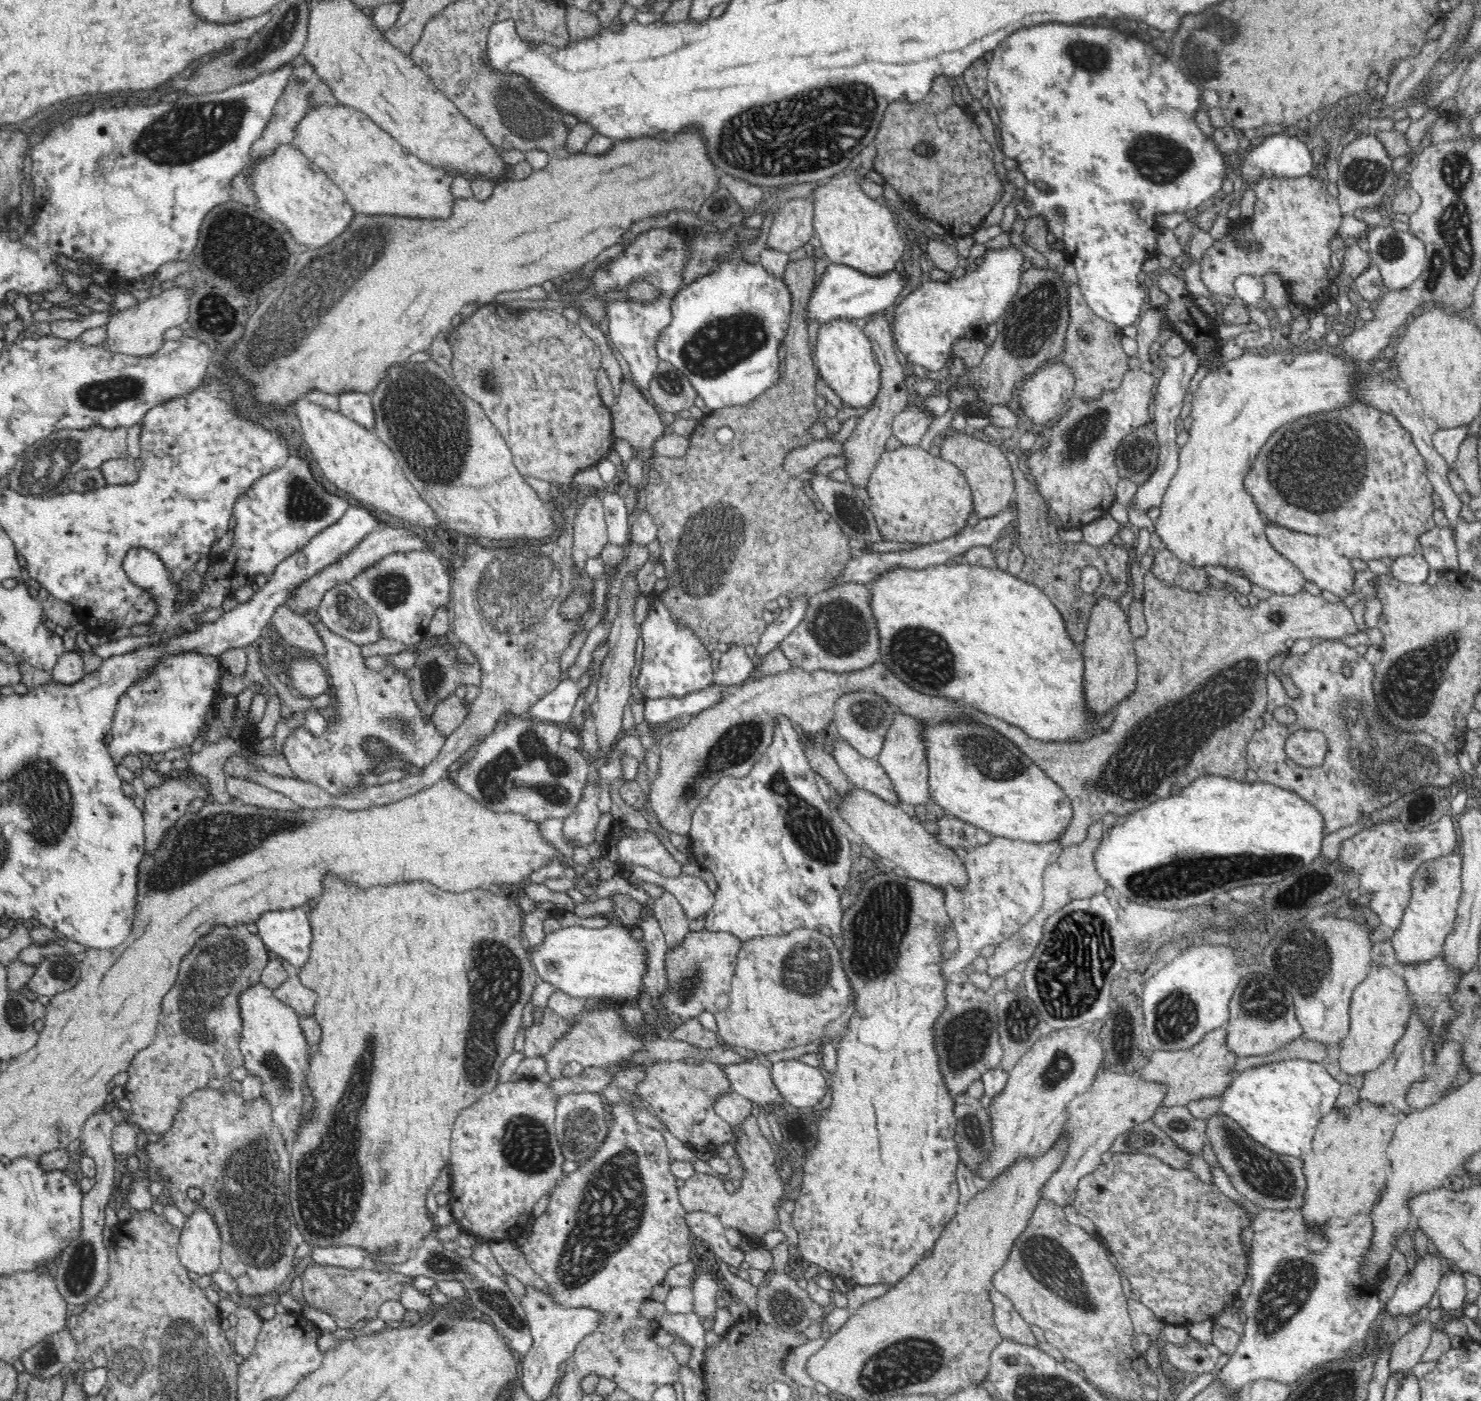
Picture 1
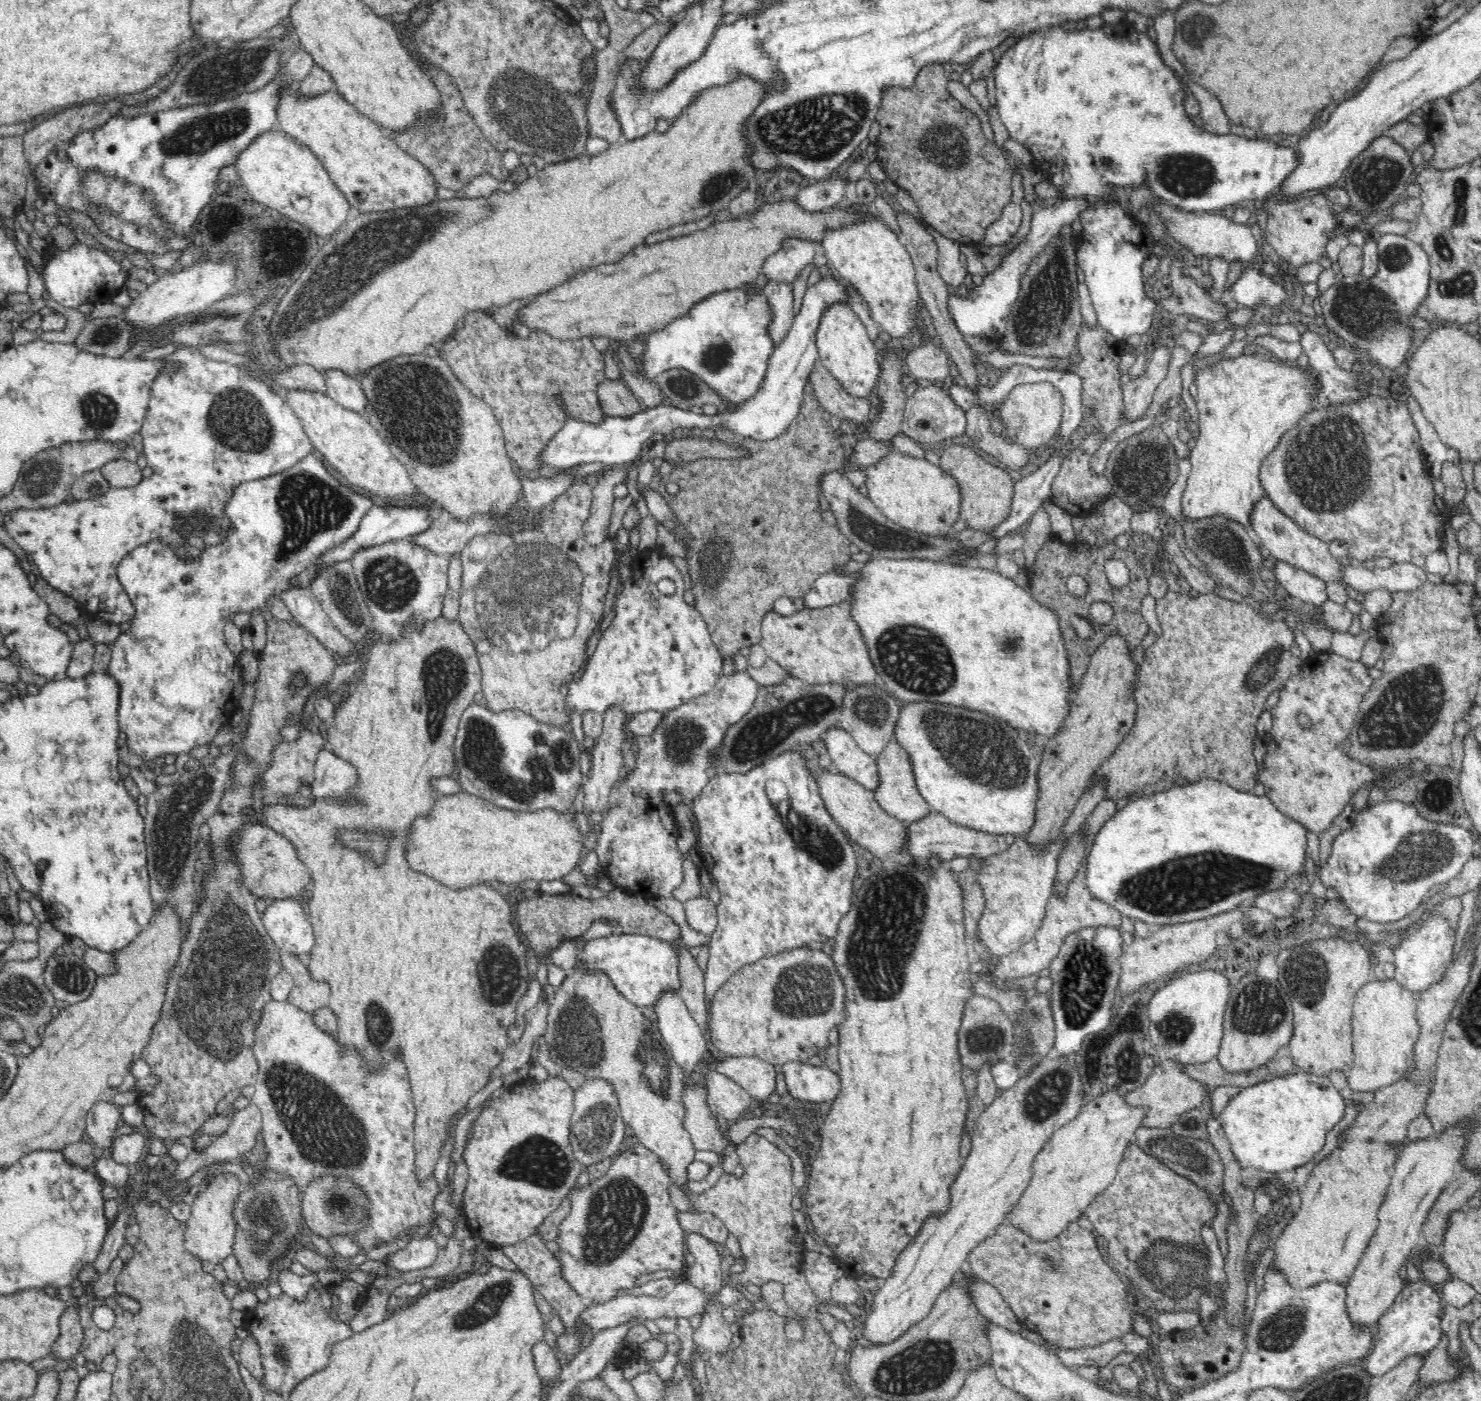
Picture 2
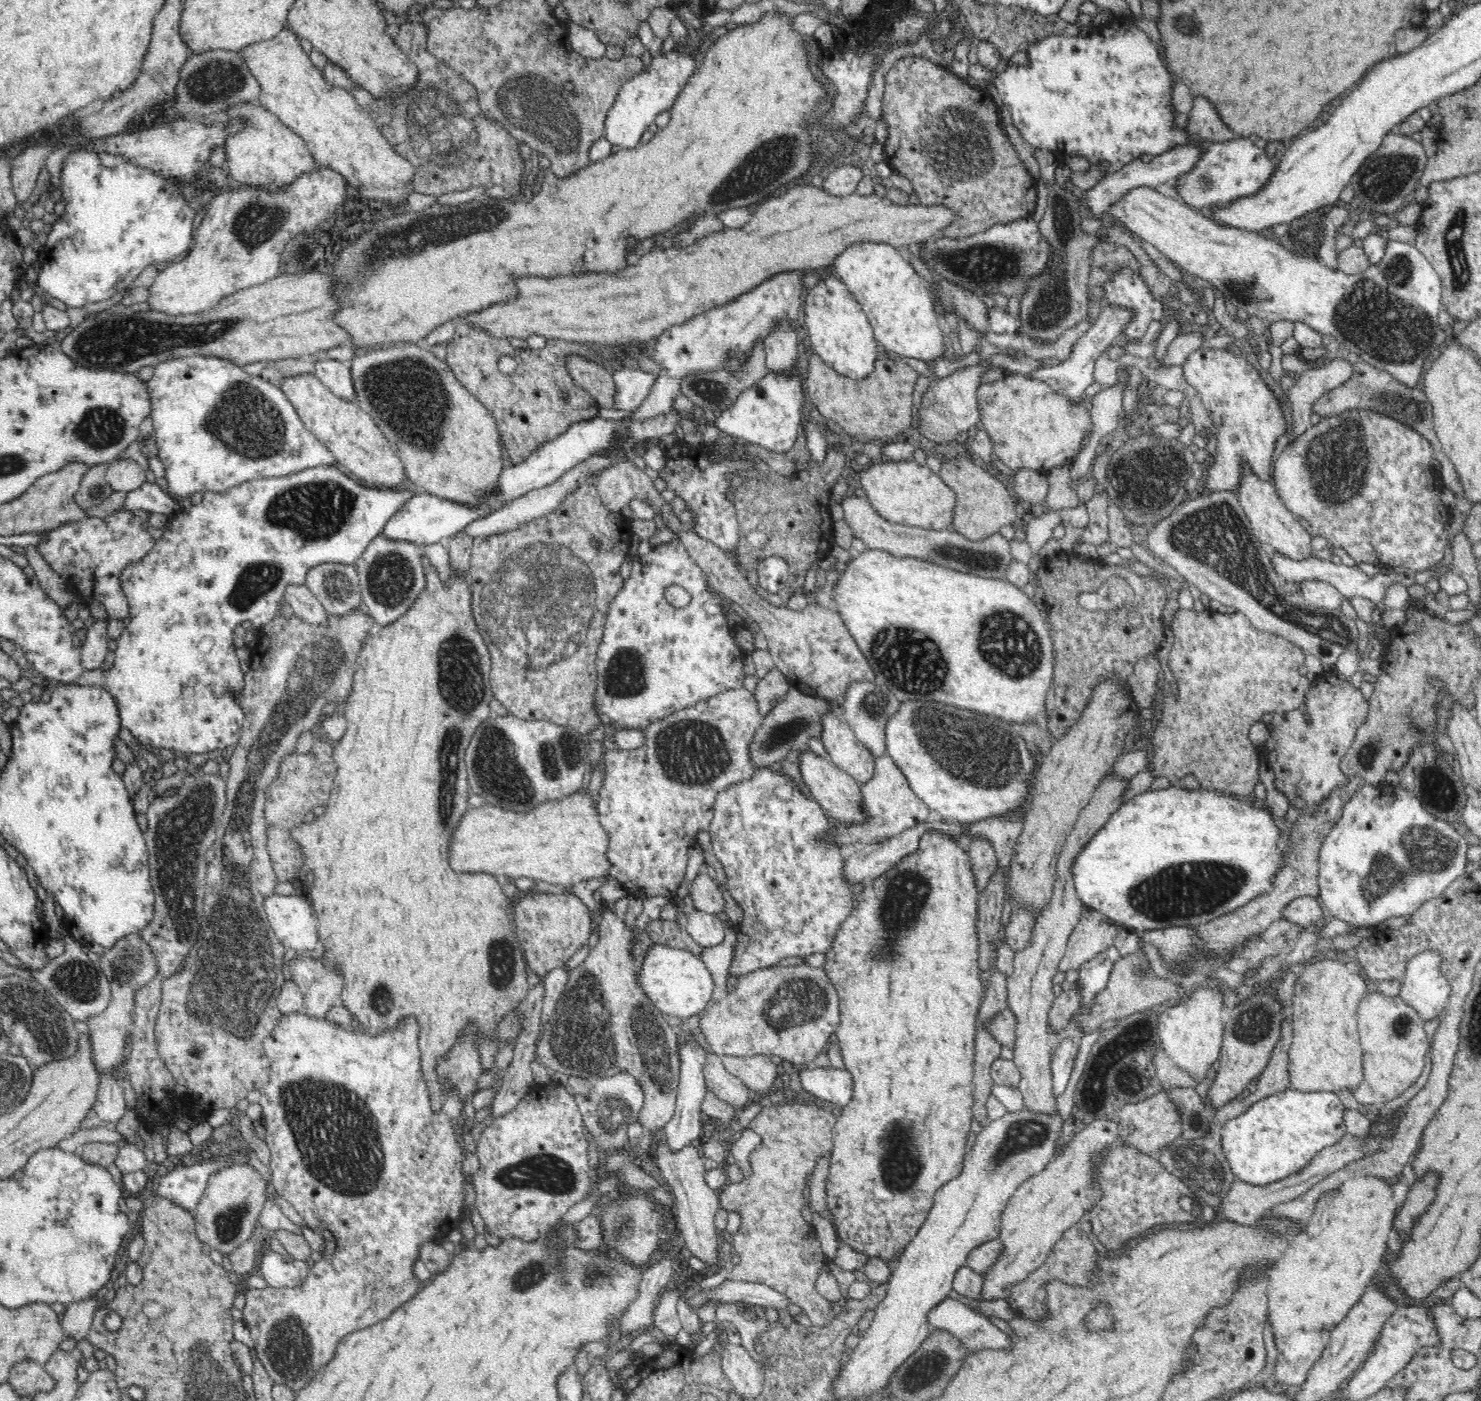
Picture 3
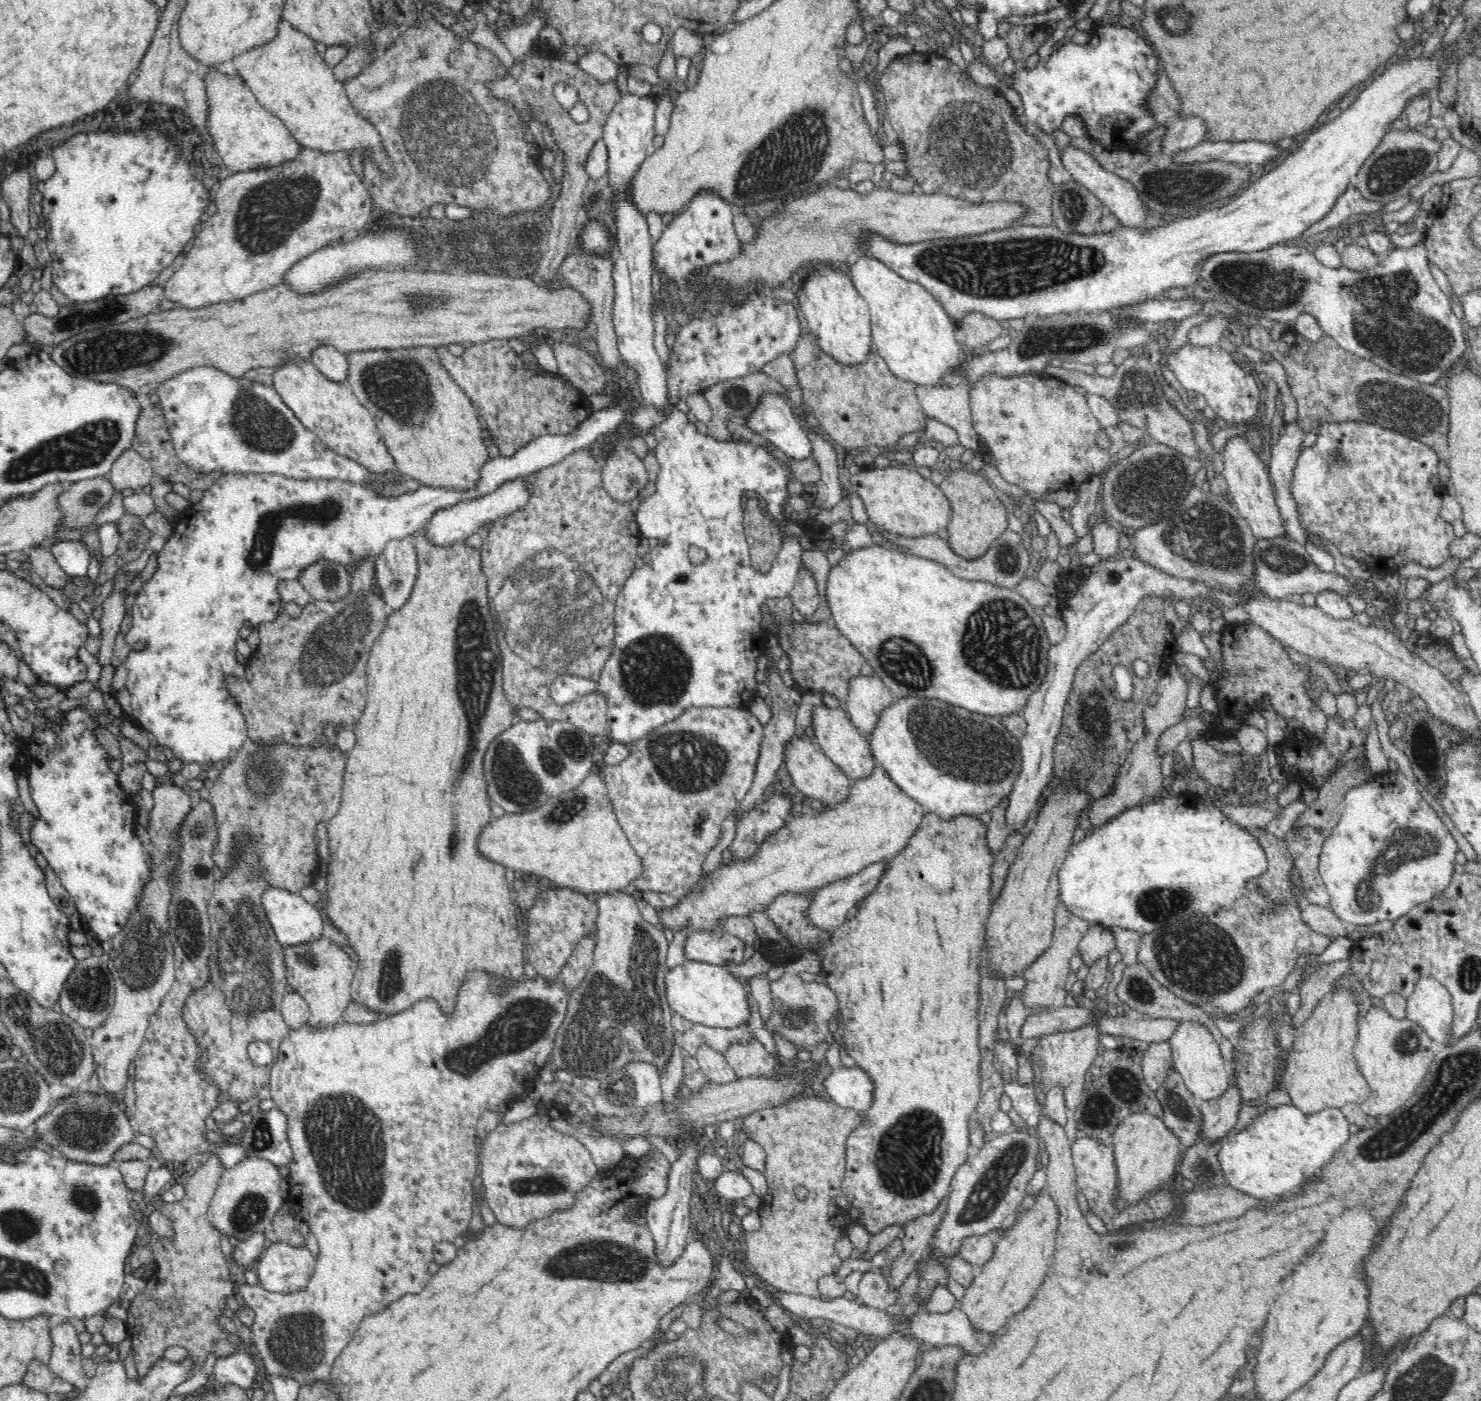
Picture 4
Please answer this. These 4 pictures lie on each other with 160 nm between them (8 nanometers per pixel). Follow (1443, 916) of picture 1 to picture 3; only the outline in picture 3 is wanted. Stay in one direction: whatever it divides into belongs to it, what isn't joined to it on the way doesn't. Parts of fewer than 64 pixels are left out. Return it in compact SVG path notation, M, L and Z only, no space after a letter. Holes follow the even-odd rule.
M1420 950L1406 962L1399 996L1428 1022L1440 1016L1451 994L1450 983L1440 970L1437 950Z

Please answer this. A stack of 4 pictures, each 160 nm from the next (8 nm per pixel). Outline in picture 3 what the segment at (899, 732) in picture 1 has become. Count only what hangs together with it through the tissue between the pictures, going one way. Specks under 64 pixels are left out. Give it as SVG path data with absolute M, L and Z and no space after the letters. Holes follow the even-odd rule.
M885 753L875 757L875 771L873 777L865 783L861 783L862 804L867 820L857 825L838 825L831 830L827 840L835 842L836 847L854 846L856 842L864 845L874 845L876 842L886 841L888 838L900 834L903 830L914 828L922 822L926 822L930 809L921 798L915 795L910 788L906 777L896 766L896 763Z

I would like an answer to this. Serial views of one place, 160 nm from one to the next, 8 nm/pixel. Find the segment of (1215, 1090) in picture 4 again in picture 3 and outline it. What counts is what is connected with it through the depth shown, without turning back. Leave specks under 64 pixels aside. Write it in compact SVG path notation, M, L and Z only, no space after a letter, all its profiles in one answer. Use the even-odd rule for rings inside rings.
M1183 988L1184 993L1188 995L1188 1001L1181 1005L1174 1005L1173 1007L1165 1007L1160 1011L1160 1018L1158 1018L1158 1037L1160 1037L1160 1048L1166 1053L1172 1062L1183 1068L1188 1074L1196 1081L1202 1082L1206 1080L1206 1072L1208 1072L1210 1066L1219 1060L1224 1025L1222 1025L1222 1018L1220 1012L1222 1012L1223 994L1217 988L1196 988L1194 992Z

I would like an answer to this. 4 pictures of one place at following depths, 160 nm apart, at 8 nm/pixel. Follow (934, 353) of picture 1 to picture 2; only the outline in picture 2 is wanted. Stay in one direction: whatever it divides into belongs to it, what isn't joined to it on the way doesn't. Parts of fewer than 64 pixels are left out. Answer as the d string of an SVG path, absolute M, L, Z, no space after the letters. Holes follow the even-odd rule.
M1068 197L1055 200L1053 204L1043 209L1034 208L1030 232L1026 238L1009 255L1006 255L1001 265L984 276L980 286L970 285L967 297L948 294L948 311L954 325L965 336L982 337L995 341L1001 338L1006 330L1007 318L1014 302L1017 301L1020 279L1024 276L1030 261L1056 236L1064 224L1071 224L1080 218L1080 214L1088 208L1088 201L1082 197Z

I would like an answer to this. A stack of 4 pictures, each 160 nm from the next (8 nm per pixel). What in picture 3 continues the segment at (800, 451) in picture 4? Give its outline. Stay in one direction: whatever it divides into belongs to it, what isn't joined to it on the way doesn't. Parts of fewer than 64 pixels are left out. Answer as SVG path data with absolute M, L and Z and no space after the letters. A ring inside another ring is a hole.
M769 371L756 385L744 390L742 395L730 406L722 408L719 417L713 420L715 425L703 418L701 414L692 414L696 420L701 420L699 430L705 426L716 426L720 431L729 435L729 438L750 443L757 448L766 449L774 453L786 453L794 448L798 440L798 426L804 412L804 395L799 373L792 375L778 375Z

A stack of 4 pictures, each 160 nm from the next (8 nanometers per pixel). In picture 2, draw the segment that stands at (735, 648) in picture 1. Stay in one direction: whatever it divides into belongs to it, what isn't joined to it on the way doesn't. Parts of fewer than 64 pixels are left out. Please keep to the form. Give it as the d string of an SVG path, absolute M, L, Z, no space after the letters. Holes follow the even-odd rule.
M747 671L722 675L709 693L698 696L664 714L651 735L637 736L638 755L635 756L636 768L630 769L625 778L619 777L612 785L608 804L603 808L601 830L595 847L599 865L603 873L628 893L642 898L672 900L674 890L680 886L684 878L684 862L676 840L678 825L672 806L664 801L662 792L679 792L691 801L698 796L700 790L708 784L714 772L712 754L722 745L722 738L728 726L740 722L754 707L759 686Z

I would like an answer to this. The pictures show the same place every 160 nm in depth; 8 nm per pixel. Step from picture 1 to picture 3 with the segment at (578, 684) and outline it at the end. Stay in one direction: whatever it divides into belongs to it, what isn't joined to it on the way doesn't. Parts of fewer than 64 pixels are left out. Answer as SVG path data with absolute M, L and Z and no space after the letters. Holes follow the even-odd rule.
M679 537L672 539L670 542L662 543L656 547L652 547L650 552L642 559L642 563L634 562L632 572L628 579L623 580L622 588L616 593L611 600L610 610L607 610L606 622L603 626L602 642L597 651L595 660L595 668L597 670L595 702L602 714L606 714L612 722L620 724L622 728L646 728L650 722L662 720L670 714L682 709L688 709L702 700L720 694L722 690L734 690L734 688L742 688L744 686L744 660L745 654L740 646L736 644L732 637L732 630L726 621L724 615L724 600L720 596L713 594L708 589L709 580L704 575L703 570L698 566L695 560L688 554ZM678 584L685 588L691 596L690 602L682 608L676 608L666 599L666 590L668 586Z

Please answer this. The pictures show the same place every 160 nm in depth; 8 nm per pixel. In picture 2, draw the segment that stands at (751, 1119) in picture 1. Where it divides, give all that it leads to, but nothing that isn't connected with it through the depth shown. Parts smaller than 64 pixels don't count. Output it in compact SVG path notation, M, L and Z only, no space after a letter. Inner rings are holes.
M756 1133L734 1144L743 1168L740 1178L723 1173L714 1186L699 1195L672 1185L669 1188L671 1203L678 1211L697 1210L714 1214L737 1237L746 1264L742 1272L726 1276L726 1283L745 1287L748 1284L760 1286L769 1281L782 1283L783 1297L789 1308L799 1316L808 1317L812 1315L814 1306L821 1303L800 1268L804 1249L788 1241L799 1232L792 1217L792 1198L799 1189L792 1182L790 1158L778 1146Z

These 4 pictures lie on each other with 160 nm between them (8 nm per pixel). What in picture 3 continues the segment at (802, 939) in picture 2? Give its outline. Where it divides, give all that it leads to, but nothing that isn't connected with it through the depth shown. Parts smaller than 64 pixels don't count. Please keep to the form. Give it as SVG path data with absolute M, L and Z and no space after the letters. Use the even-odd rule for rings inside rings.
M756 767L752 778L734 782L734 784L726 786L726 790L718 792L716 802L714 802L712 809L714 809L714 816L712 816L708 833L711 837L714 854L716 855L716 859L722 863L728 876L727 888L732 899L737 902L744 912L743 922L740 922L735 927L737 941L733 950L733 959L731 961L731 967L729 968L730 976L728 981L734 981L739 975L748 974L760 968L778 965L780 960L784 960L784 958L788 958L788 956L808 957L811 954L825 954L827 950L830 950L840 924L850 916L854 904L852 903L852 892L850 892L851 886L848 884L848 881L844 879L843 868L846 857L844 857L844 855L840 856L840 848L836 847L835 842L829 842L829 840L827 840L831 829L828 828L827 814L824 812L824 809L811 797L806 797L792 779L766 767Z

